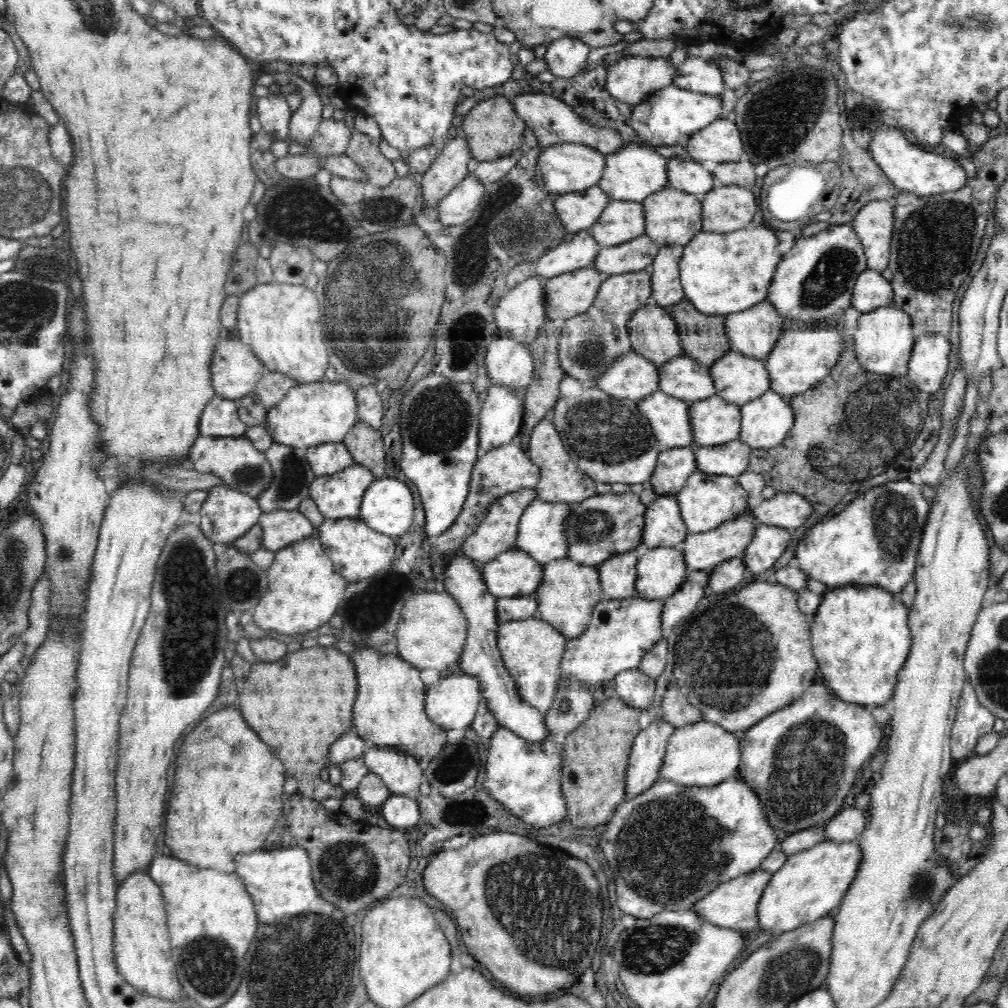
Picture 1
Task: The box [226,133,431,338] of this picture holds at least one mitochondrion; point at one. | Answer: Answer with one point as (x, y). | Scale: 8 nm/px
(298, 211)

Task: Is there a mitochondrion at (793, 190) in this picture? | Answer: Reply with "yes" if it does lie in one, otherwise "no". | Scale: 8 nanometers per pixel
no

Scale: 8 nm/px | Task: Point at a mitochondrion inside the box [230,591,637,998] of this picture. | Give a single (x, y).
(547, 911)

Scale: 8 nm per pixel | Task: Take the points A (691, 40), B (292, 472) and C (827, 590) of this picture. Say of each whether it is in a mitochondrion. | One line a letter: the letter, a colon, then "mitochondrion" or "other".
A: other
B: mitochondrion
C: other

